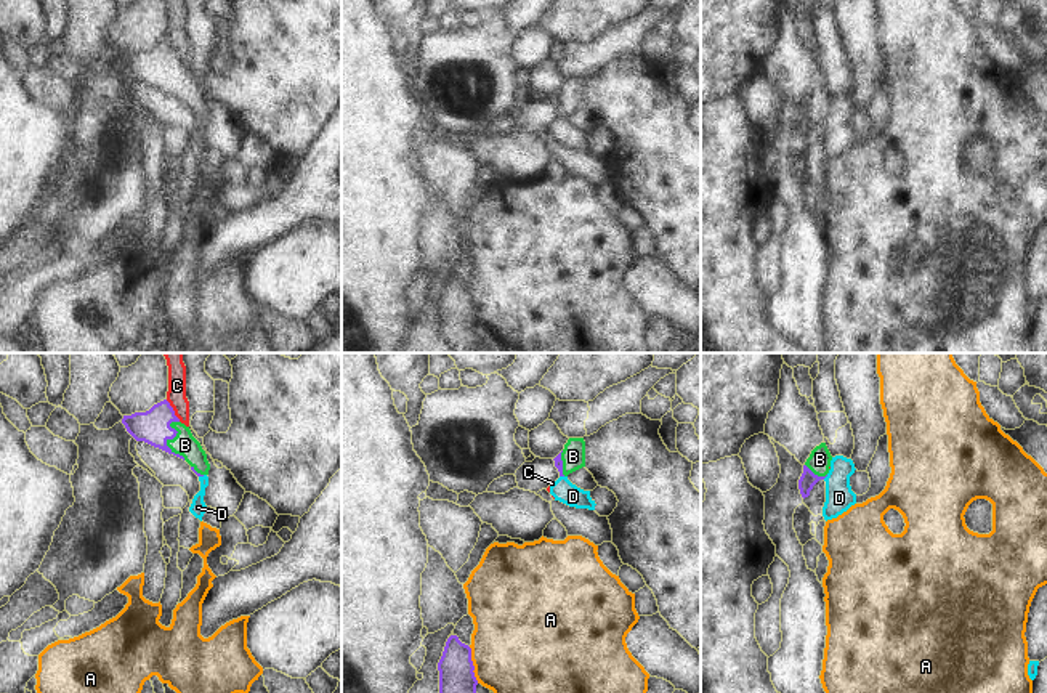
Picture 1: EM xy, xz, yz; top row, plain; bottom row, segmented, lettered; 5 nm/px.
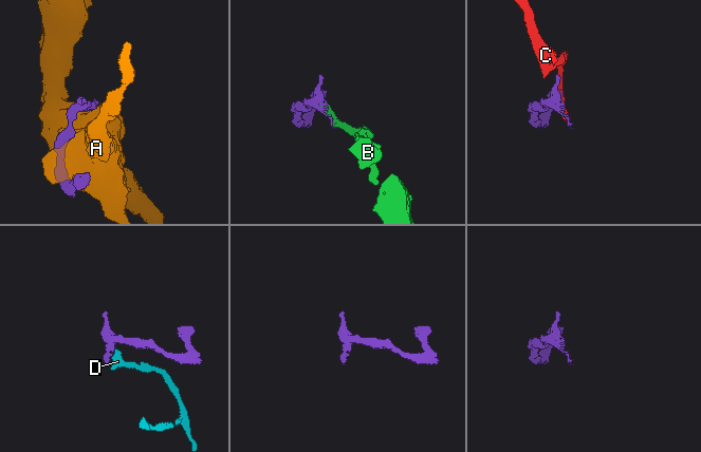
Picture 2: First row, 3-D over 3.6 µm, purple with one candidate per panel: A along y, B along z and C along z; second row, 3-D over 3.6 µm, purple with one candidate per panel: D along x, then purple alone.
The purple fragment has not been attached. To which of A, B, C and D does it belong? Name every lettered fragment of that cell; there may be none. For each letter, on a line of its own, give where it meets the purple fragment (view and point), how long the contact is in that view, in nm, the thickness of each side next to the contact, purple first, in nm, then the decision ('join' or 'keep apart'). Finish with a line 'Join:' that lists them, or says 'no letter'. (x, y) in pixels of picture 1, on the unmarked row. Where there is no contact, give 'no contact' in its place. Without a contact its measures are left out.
A: meets purple in xz at (472, 305); contact 190 nm long; 190 nm thick on the purple side, 480 nm on the other; keep apart
B: meets purple in xy at (165, 82); contact 220 nm long; 170 nm thick on the purple side, 120 nm on the other; join
C: meets purple in xy at (173, 52); contact 130 nm long; 170 nm thick on the purple side, 100 nm on the other; keep apart
D: meets purple in yz at (824, 117); contact 40 nm long; 80 nm thick on the purple side, 140 nm on the other; keep apart
Join: B

